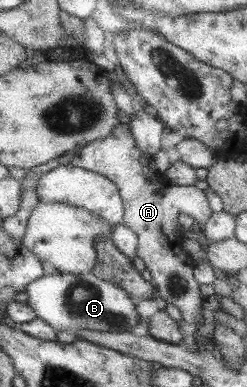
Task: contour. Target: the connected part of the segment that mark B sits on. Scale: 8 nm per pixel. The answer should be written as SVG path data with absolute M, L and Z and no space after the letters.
M56 270L54 274L41 276L34 281L27 293L27 303L37 312L37 318L53 326L57 332L74 332L80 336L82 330L95 330L96 332L131 332L139 324L139 315L136 312L136 301L116 286L113 282L98 278L93 272L77 275Z

